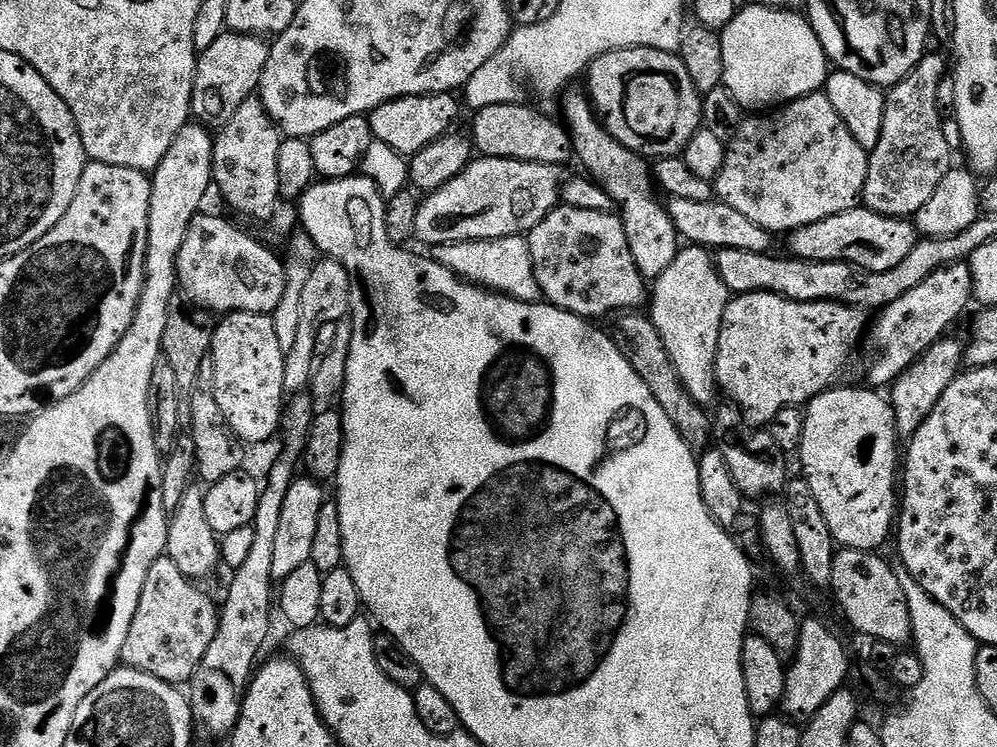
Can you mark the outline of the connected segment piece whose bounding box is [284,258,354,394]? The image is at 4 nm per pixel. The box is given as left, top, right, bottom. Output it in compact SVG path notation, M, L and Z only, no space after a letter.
M322 258L312 268L310 279L302 289L302 318L298 318L298 339L284 357L284 391L288 394L300 394L312 383L316 354L316 335L326 322L343 320L349 315L354 295L352 276L336 260Z

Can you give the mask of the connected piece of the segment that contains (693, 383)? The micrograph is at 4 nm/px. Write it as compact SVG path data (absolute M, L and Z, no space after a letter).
M681 247L674 262L670 262L670 267L666 269L666 274L654 281L653 288L656 289L650 292L650 319L662 342L666 342L666 354L670 354L674 370L678 370L678 378L682 378L694 402L705 406L715 405L718 397L718 334L722 330L722 314L728 305L730 293L718 274L713 253L706 248Z

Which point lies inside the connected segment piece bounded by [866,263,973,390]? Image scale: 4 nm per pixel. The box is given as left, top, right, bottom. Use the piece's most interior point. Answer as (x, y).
(908, 327)

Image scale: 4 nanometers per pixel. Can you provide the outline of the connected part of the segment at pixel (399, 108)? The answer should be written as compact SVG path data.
M442 92L435 96L403 96L397 100L386 101L382 106L367 113L367 118L375 139L381 140L401 156L411 158L426 146L430 146L430 142L453 131L455 124L452 123L459 118L460 108L462 109L461 101L450 92Z

